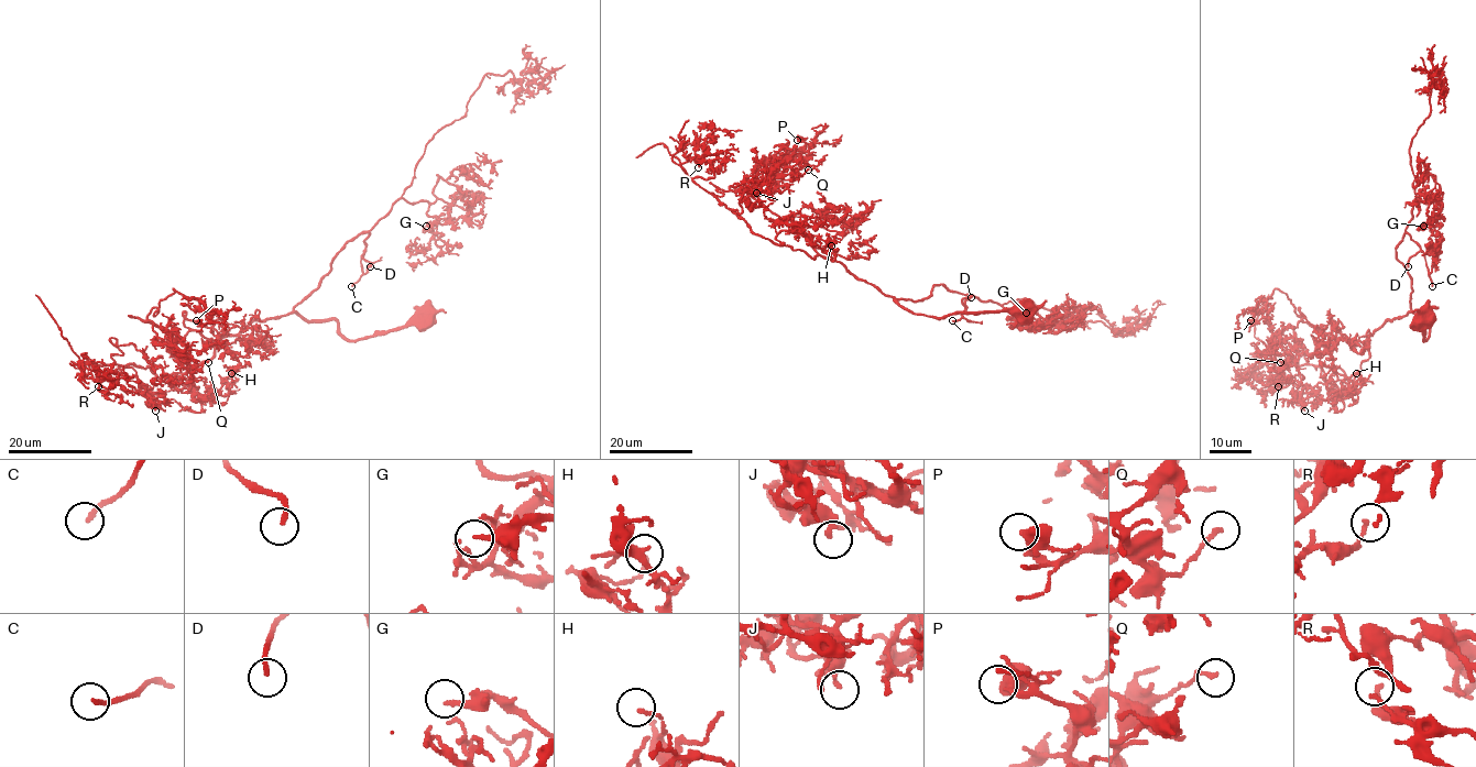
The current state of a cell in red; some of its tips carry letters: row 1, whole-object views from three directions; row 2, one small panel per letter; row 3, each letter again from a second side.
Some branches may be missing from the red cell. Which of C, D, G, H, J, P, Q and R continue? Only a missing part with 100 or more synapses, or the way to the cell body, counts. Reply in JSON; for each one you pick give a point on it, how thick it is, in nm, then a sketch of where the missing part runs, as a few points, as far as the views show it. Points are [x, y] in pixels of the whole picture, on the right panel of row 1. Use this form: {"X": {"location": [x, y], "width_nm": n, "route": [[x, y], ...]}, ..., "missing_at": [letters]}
{"C": {"location": [1432, 286], "width_nm": 180}, "D": {"location": [1408, 266], "width_nm": 180, "route": [[1408, 266], [1403, 274], [1400, 270], [1403, 264], [1405, 271], [1410, 273], [1422, 255], [1420, 251]]}, "missing_at": ["C", "D"]}

